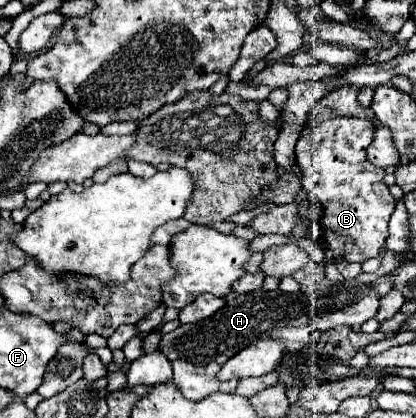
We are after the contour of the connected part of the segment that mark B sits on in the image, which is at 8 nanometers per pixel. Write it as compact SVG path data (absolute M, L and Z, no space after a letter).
M334 117L312 131L306 131L296 145L296 159L298 165L302 165L304 179L302 185L310 199L322 207L322 213L314 211L312 215L312 229L318 233L318 239L324 241L324 257L330 263L336 261L350 261L350 263L364 263L366 259L378 257L380 249L386 245L388 237L388 221L394 213L396 201L392 193L388 191L388 185L384 183L384 169L374 167L366 159L366 149L374 139L374 125L368 119L356 119L356 117Z

